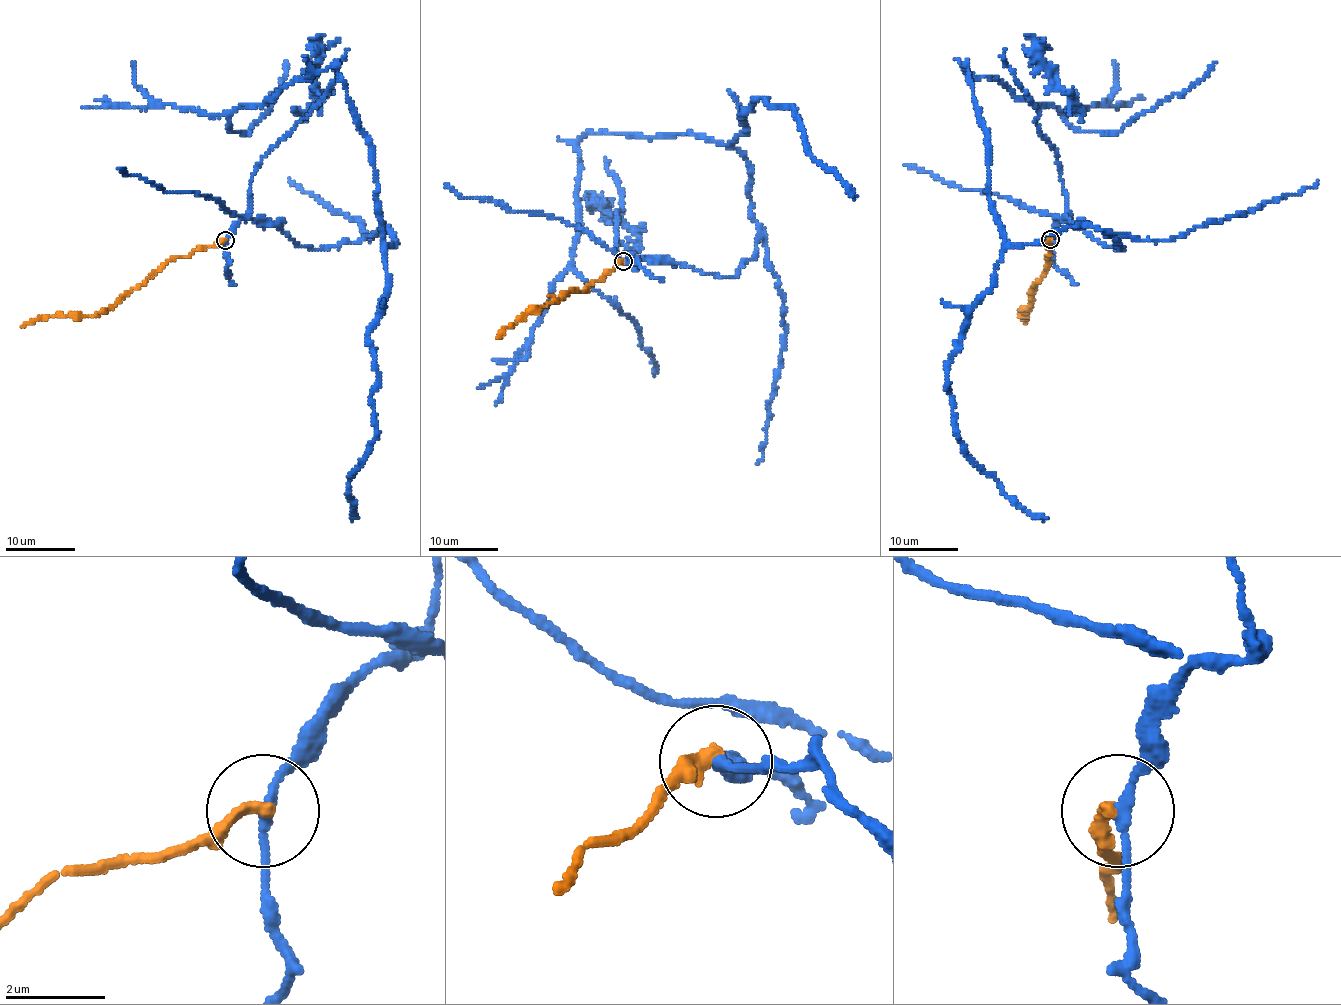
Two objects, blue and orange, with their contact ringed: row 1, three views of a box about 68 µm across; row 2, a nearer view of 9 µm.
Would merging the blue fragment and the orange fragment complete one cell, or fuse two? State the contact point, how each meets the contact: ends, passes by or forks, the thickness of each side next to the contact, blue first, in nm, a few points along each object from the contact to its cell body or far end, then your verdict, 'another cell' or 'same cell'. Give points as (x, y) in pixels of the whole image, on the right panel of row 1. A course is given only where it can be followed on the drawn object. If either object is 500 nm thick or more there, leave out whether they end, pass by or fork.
at (1050, 239); blue passes by; orange ends there; 160 nm thick on the blue side, 240 nm on the other; blue runs (1050, 239), (1069, 217), (1123, 249), (1082, 225), (1006, 244), (966, 67), (1074, 128), (1116, 132), (1216, 61); orange runs (1050, 239), (1048, 263), (1032, 287), (1031, 304), (1025, 314), (1021, 313), (1026, 322); another cell

